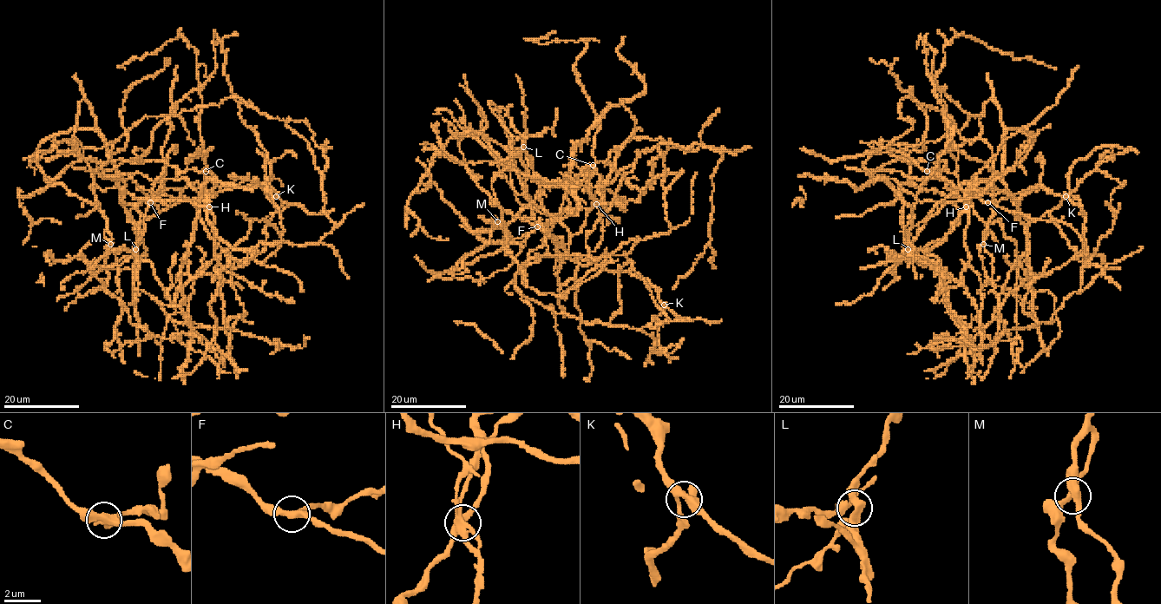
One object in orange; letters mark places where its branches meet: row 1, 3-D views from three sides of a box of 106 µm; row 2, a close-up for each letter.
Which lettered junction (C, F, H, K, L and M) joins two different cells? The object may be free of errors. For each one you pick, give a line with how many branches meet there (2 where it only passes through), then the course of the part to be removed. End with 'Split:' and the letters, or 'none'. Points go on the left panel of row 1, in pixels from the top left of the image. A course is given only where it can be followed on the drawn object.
H: Branches: 5. Course of the part to remove: (209, 206), (209, 193), (203, 186), (206, 163), (198, 116), (201, 89), (196, 50), (184, 37), (189, 48)
Split: H

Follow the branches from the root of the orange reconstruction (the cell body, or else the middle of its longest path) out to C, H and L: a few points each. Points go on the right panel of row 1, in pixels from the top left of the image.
C: (981, 133), (992, 100), (1004, 130), (1002, 183), (1026, 223), (1020, 198), (960, 189), (927, 171)
H: (981, 133), (980, 116), (992, 100), (1004, 130), (1004, 173), (971, 183), (965, 206)
L: (981, 133), (992, 100), (1002, 183), (1027, 222), (1017, 199), (978, 188), (941, 239), (908, 249)

